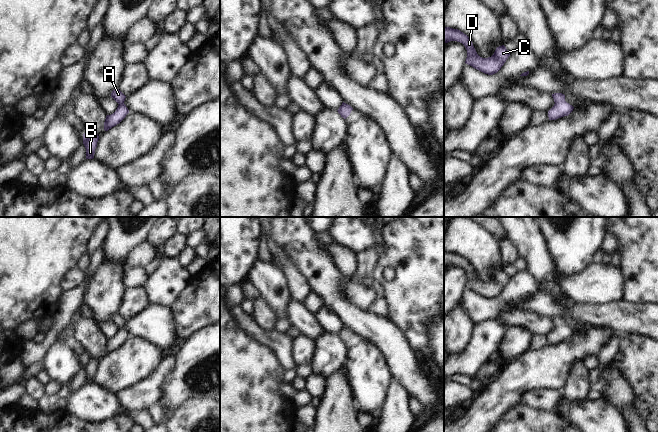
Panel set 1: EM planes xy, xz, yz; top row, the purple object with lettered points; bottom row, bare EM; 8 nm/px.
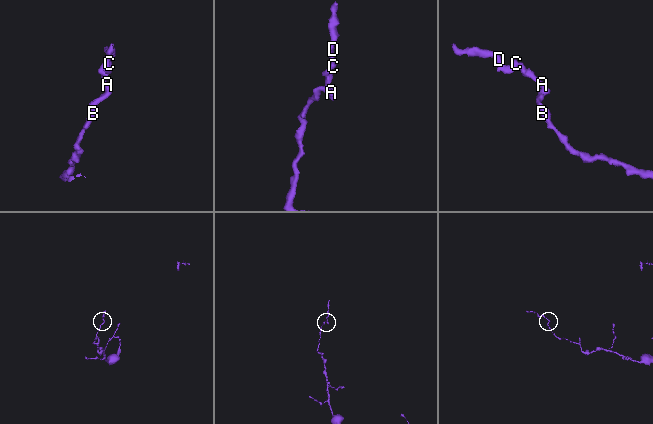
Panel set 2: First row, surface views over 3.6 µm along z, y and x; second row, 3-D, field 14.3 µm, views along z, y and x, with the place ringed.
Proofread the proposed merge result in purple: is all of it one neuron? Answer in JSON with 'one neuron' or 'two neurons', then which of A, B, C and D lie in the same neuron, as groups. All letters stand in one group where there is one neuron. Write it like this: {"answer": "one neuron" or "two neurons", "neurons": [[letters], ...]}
{"answer": "one neuron", "neurons": [["A", "B", "C", "D"]]}

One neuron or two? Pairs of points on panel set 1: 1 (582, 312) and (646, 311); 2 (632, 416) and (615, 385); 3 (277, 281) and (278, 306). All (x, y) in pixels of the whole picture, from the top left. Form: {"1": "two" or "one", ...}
{"1": "one", "2": "one", "3": "one"}

